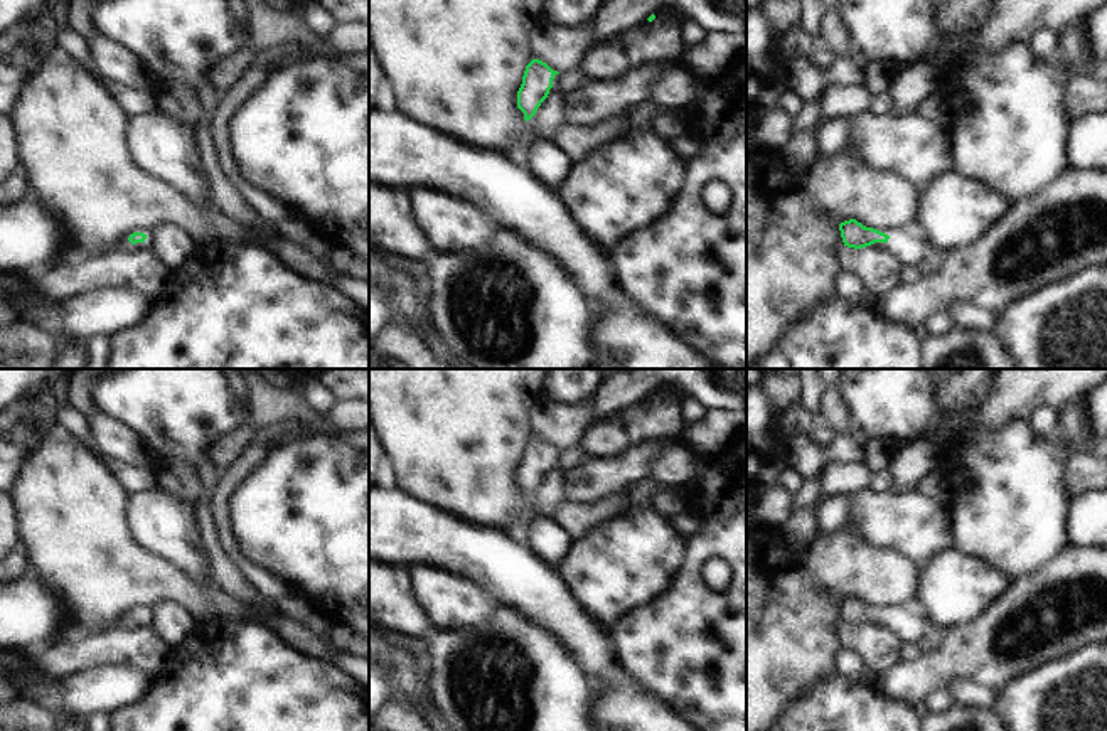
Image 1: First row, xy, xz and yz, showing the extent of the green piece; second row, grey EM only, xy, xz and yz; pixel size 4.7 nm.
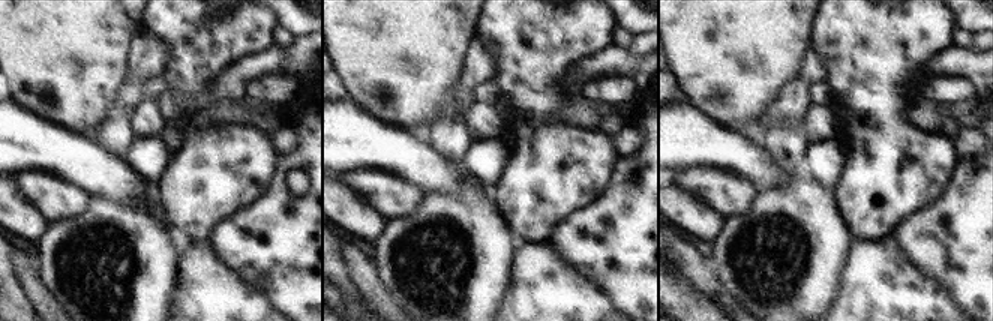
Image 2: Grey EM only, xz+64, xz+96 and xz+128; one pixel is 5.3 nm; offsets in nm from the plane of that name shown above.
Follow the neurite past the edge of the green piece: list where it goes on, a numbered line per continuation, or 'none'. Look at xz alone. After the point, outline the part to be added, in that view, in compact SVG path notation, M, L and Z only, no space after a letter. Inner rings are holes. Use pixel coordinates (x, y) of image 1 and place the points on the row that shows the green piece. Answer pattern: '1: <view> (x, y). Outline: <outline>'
none

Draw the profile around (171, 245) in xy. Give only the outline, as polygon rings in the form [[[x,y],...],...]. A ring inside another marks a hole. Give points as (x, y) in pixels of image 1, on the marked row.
[[[158,226],[147,234],[145,244],[153,256],[170,271],[180,268],[199,248],[179,226]]]

